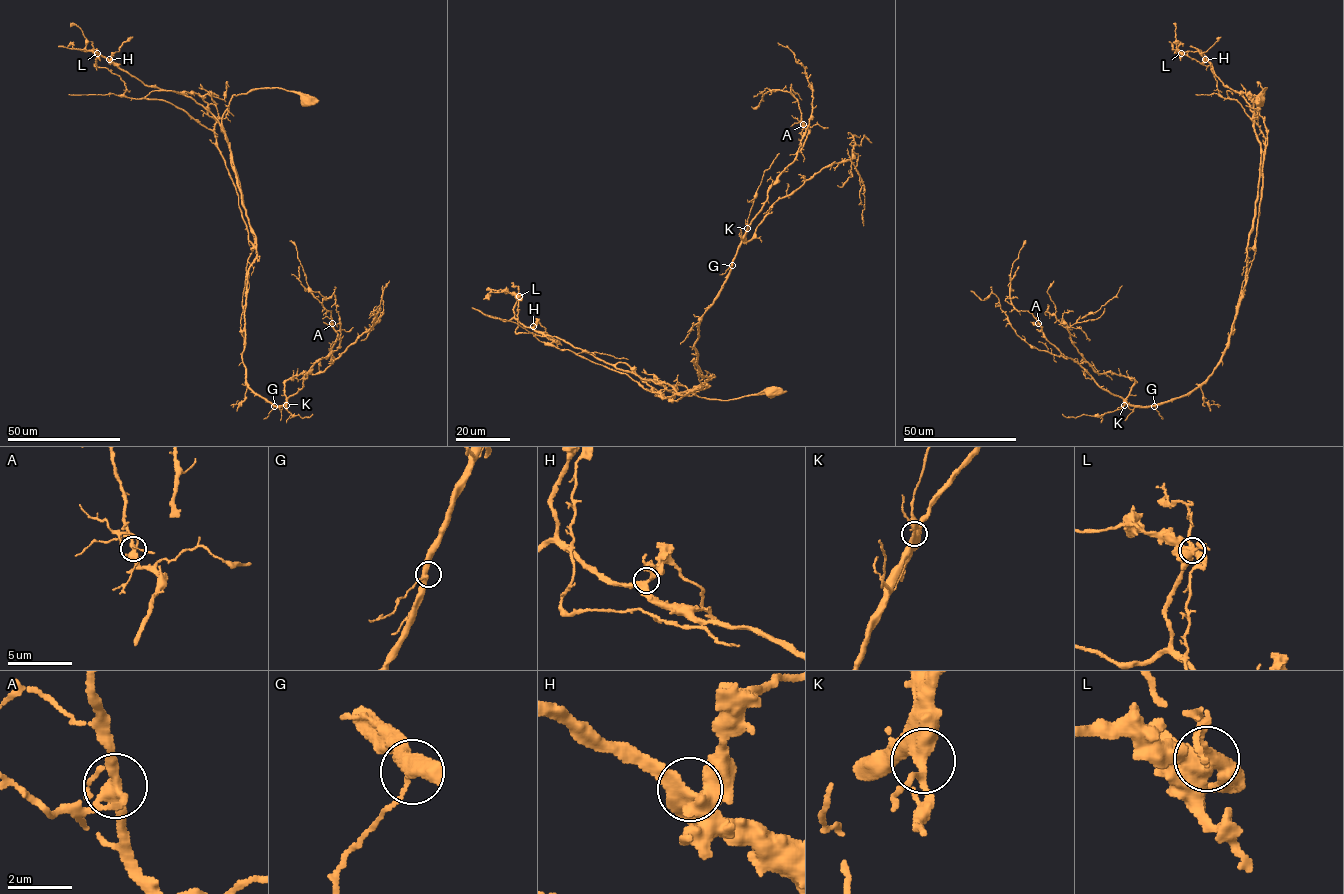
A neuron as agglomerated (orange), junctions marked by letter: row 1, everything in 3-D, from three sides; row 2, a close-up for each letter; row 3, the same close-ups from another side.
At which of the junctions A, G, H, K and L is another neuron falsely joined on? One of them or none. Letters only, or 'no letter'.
no letter

